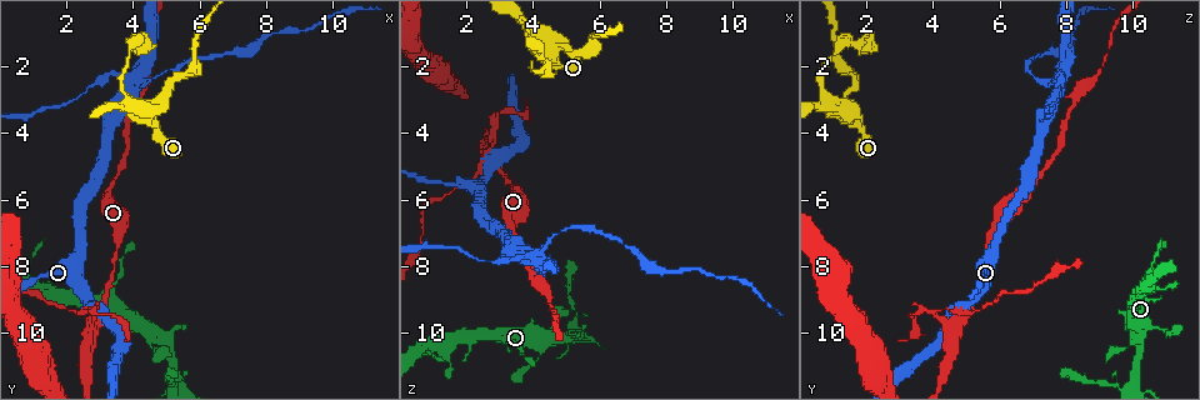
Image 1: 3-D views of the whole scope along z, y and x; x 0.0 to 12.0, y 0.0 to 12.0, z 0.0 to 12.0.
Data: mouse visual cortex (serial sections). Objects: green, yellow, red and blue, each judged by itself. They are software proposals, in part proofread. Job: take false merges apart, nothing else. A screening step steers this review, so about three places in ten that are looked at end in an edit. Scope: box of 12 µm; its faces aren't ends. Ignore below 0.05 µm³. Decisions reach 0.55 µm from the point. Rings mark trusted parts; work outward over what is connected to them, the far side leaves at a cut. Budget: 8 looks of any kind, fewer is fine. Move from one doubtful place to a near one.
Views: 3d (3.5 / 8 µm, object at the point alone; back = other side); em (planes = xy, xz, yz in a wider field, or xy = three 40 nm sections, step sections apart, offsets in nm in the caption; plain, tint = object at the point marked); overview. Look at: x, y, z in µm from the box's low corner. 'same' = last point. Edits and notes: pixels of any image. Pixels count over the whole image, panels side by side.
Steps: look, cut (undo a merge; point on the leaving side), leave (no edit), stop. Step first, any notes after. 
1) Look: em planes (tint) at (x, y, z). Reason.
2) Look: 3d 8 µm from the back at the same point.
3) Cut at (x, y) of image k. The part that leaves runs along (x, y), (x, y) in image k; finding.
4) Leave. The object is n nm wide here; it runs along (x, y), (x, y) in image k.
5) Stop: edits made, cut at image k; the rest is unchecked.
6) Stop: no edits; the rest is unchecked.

Look: em xy step 2 (tint) at (2.7, 9.5, 4.9). Four or more arms meet.

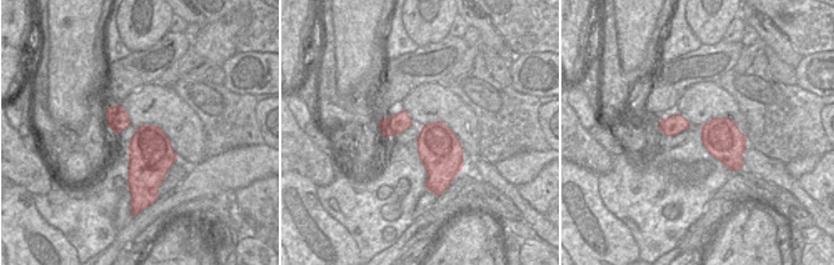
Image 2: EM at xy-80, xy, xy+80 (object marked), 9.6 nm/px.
Look: 3d 3.5 µm at the same point.

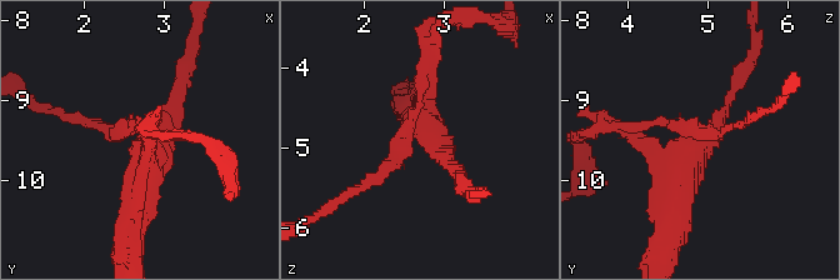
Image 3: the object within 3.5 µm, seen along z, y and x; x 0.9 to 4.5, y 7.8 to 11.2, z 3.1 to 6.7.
Cut at (423, 71) of image 3. The object is 420 nm wide here; the part that leaves runs along (413, 133), (386, 169), (324, 210) in image 3; a second cell is stuck on.

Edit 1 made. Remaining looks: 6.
Look: 3d 8 µm at (4.1, 9.9, 10.8). Abrupt turn.

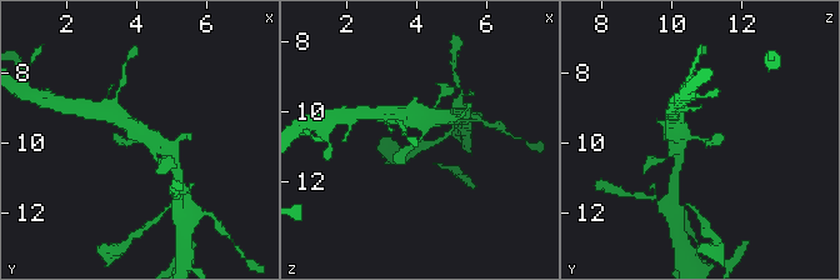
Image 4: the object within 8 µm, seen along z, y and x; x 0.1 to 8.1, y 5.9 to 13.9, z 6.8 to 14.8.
Look: em xy step 1 (tint) at (4.1, 9.9, 10.7). Now the EM.

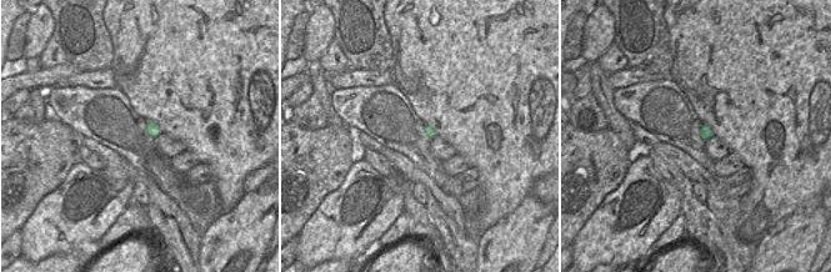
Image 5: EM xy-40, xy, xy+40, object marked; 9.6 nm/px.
Leave. It runs along (410, 116), (425, 131), (396, 163) in image 4; one cell here.

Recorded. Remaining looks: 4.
Look: 3d 8 µm at (4.1, 2.5, 7.7). Abrupt turn.

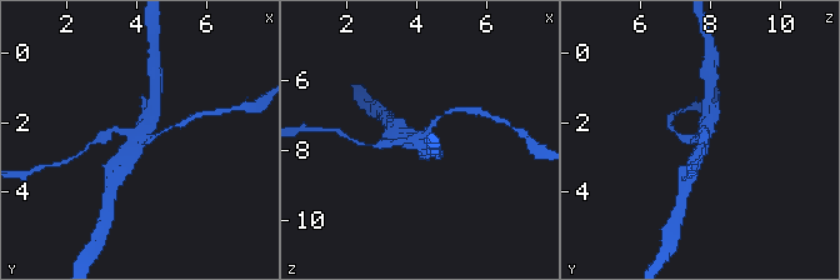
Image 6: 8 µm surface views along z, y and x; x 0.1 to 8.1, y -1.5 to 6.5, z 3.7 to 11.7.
Look: em xy step 3 (tint) at (4.1, 2.5, 7.7). 4 arms meet here; the arms are 150, 200, 300, 400 nm wide.

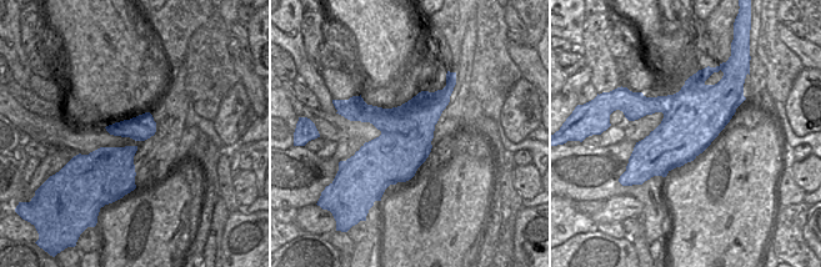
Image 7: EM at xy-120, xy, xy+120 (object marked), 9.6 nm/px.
Cut at (106, 136) of image 6. A second cell is stuck on.

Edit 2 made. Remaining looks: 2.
Stop: edits made, cut at image 3, cut at image 6; the rest is unchecked.

